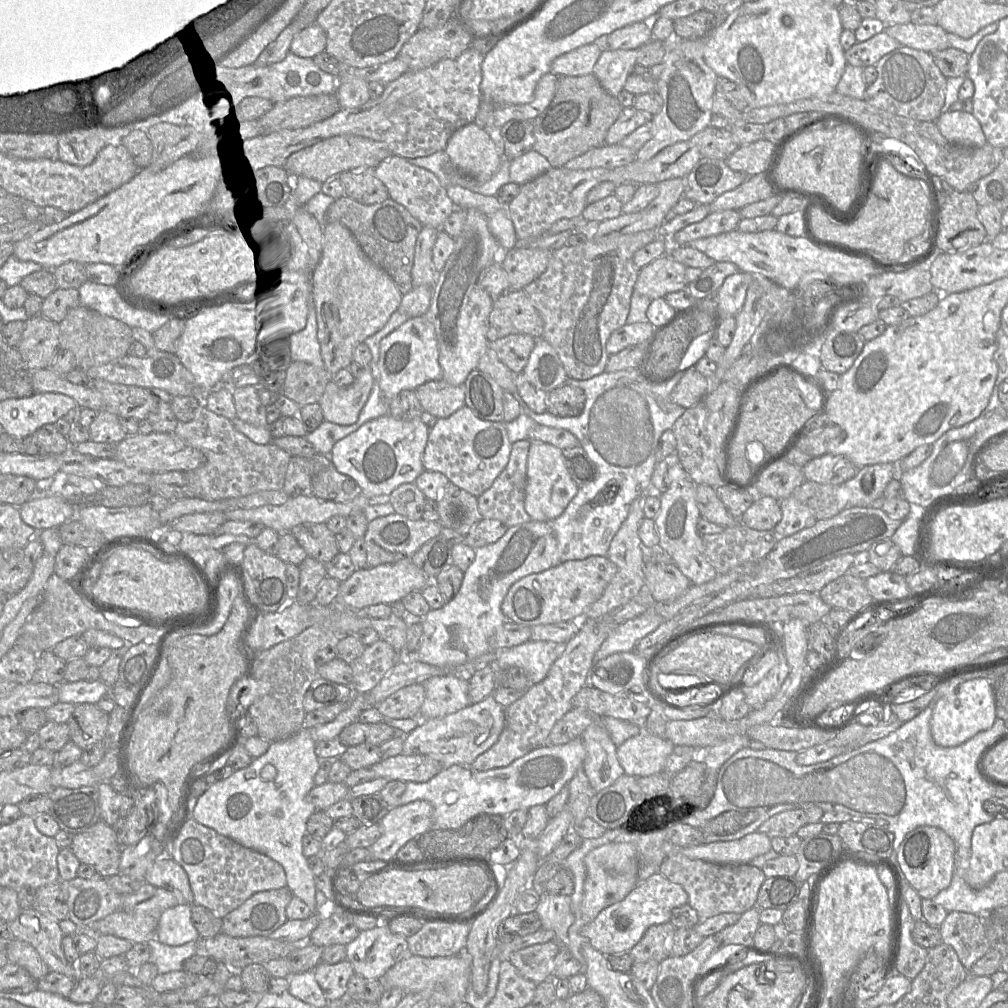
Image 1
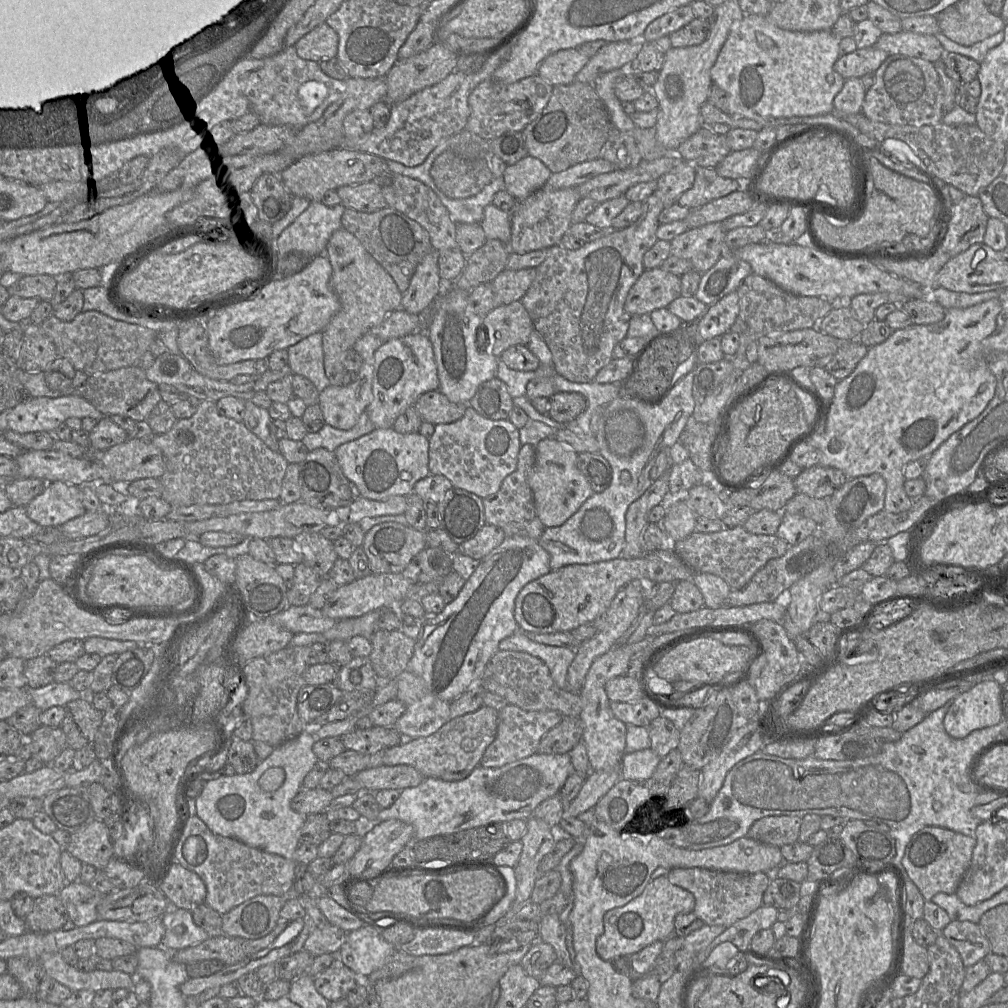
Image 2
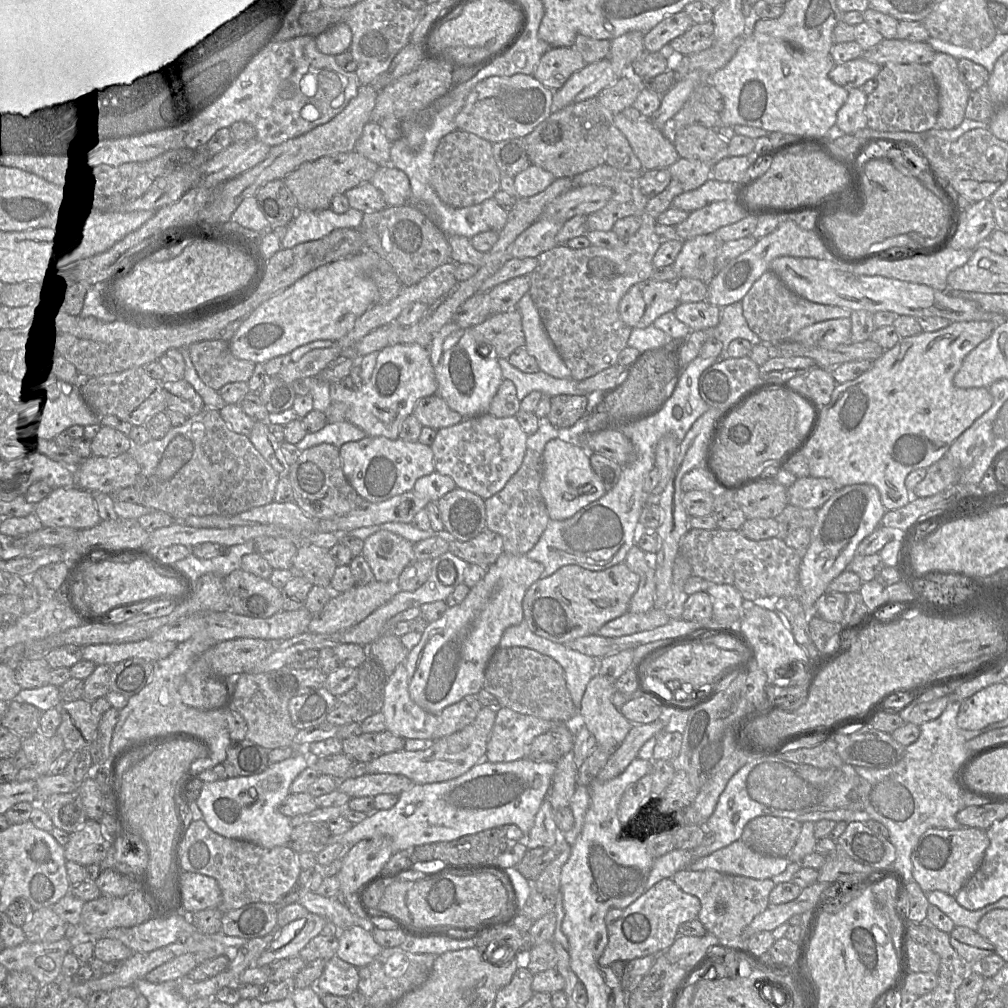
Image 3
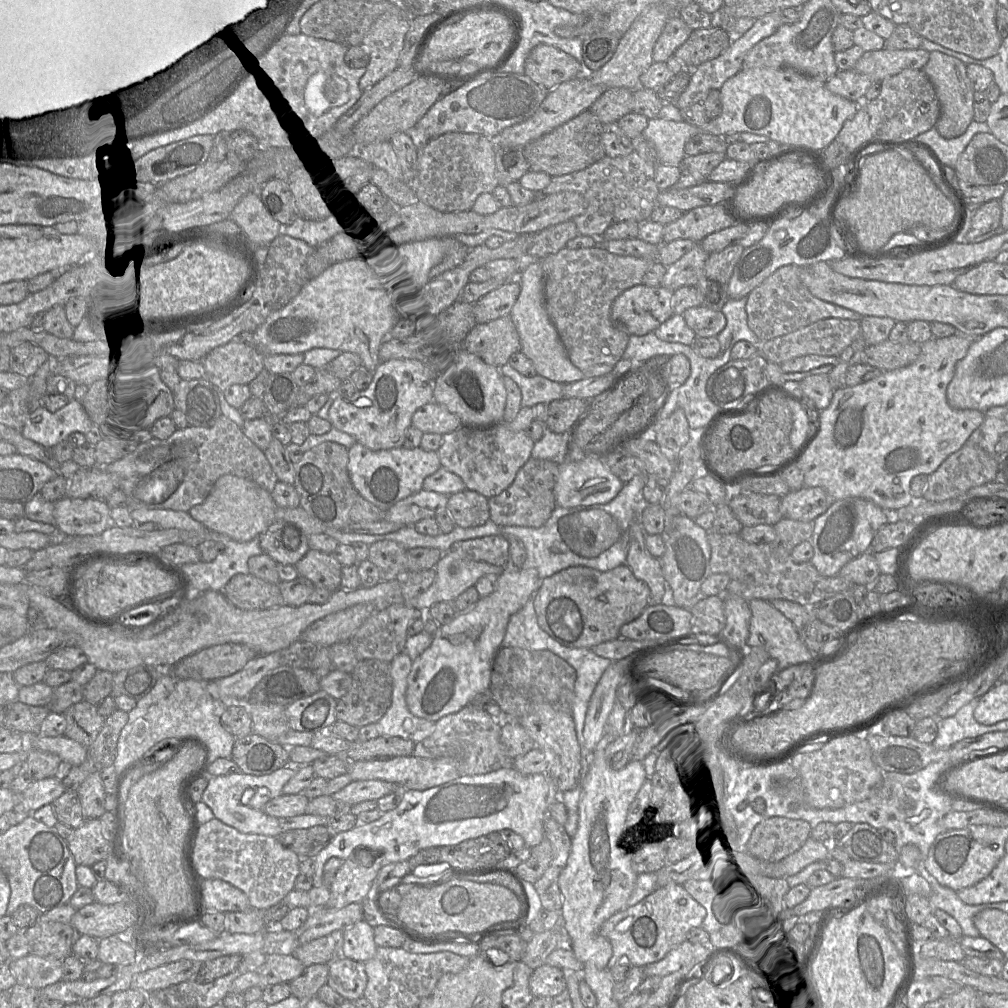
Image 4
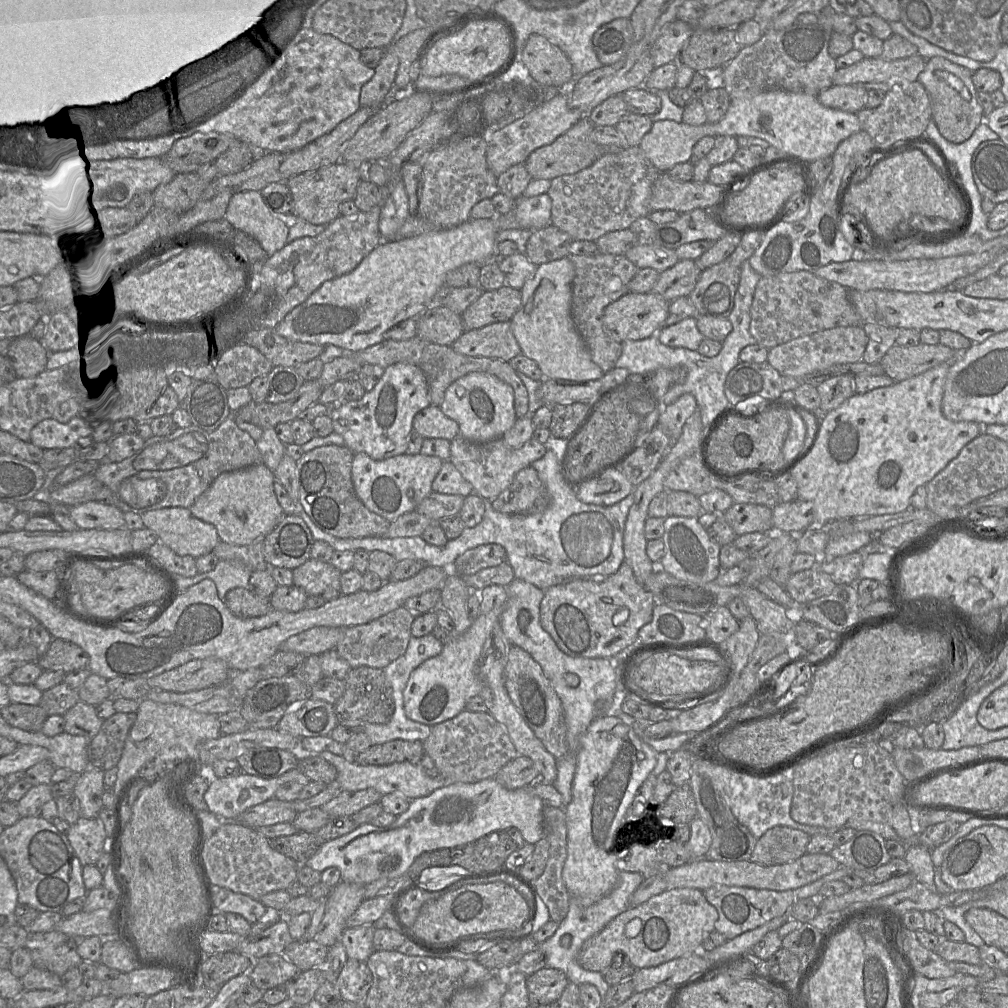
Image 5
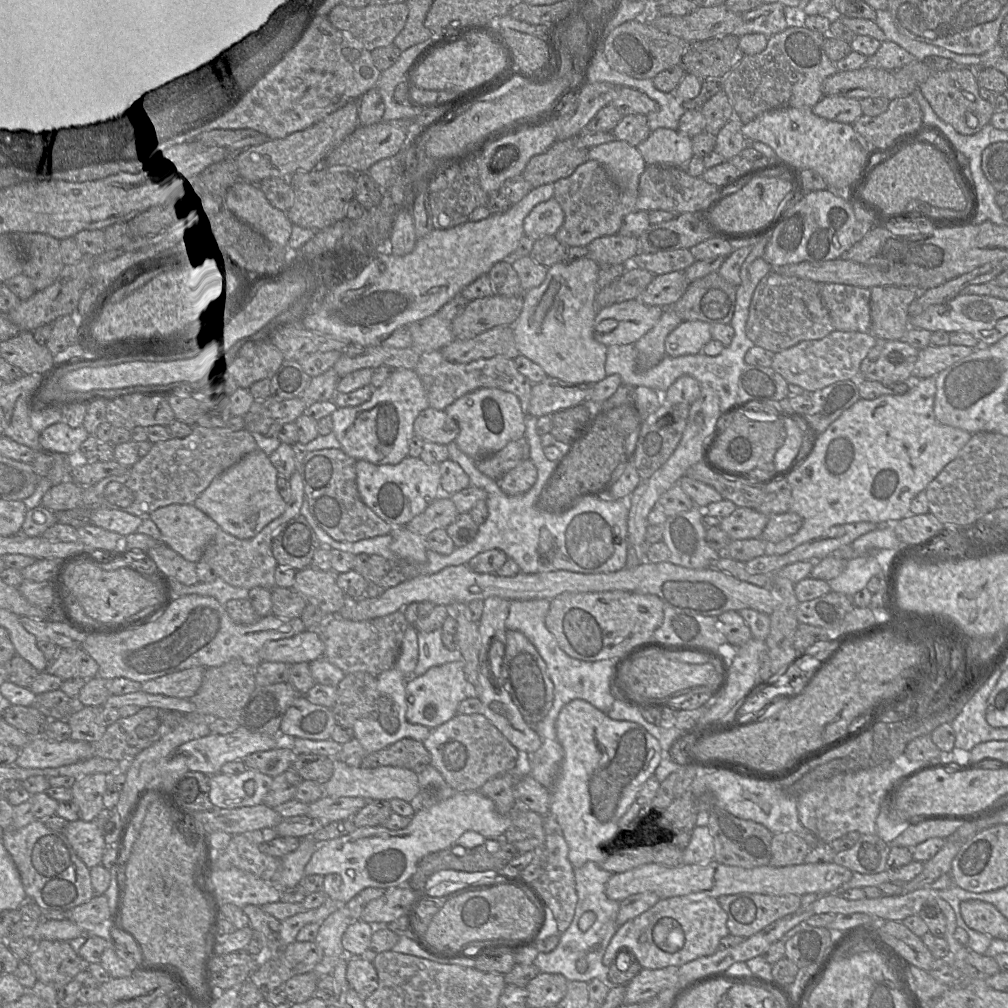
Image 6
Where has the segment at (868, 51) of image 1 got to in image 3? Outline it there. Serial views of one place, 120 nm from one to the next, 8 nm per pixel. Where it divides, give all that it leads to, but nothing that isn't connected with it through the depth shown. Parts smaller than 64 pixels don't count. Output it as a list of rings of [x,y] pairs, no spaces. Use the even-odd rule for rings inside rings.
[[[859,57],[835,65],[830,71],[829,76],[834,83],[849,91],[853,88],[861,88],[870,79],[876,79],[881,68],[880,65]]]

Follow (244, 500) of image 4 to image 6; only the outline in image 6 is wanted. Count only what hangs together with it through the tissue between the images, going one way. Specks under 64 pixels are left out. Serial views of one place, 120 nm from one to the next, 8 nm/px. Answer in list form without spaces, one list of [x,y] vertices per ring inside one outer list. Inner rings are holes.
[[[257,448],[218,475],[193,504],[225,532],[239,539],[250,539],[286,509],[287,503],[277,487],[278,476],[269,456]]]

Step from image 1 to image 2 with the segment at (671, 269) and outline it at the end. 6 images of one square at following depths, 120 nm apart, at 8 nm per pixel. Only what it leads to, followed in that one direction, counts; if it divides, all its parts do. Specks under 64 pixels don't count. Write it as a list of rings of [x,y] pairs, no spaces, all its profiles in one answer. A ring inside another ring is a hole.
[[[661,267],[648,269],[630,289],[625,310],[631,315],[650,314],[660,308],[667,308],[682,295],[681,279]]]

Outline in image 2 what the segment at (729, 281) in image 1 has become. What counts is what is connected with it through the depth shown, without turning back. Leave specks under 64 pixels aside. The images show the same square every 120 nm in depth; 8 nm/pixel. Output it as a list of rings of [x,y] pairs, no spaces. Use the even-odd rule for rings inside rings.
[[[737,291],[709,306],[706,313],[696,321],[696,349],[704,341],[728,332],[739,315],[739,308]]]

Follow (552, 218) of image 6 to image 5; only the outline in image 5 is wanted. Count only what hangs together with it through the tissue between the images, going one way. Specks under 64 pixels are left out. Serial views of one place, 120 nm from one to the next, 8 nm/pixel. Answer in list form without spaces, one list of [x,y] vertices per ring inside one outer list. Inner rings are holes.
[[[548,193],[515,200],[514,215],[520,229],[533,231],[551,224],[552,201]]]

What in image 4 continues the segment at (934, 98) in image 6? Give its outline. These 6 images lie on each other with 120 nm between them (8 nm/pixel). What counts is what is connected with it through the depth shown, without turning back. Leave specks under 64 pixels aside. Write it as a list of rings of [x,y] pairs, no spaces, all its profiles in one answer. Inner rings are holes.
[[[938,51],[930,52],[930,58],[923,71],[934,86],[940,103],[940,116],[936,122],[939,134],[946,138],[956,138],[967,130],[973,121],[974,90],[967,77],[966,64],[962,61]]]

